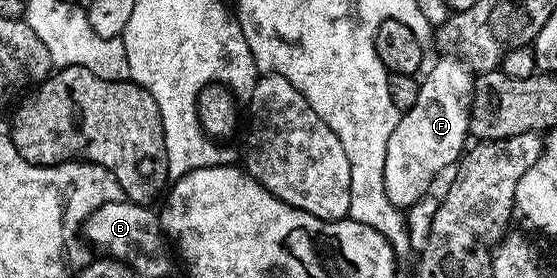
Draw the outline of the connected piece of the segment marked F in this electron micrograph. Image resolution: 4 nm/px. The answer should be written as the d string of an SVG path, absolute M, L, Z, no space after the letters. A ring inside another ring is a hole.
M440 56L437 59L432 67L427 67L428 75L420 82L418 100L414 100L414 108L401 113L394 132L390 132L390 144L386 144L386 196L390 204L401 208L412 206L420 197L429 193L433 189L432 181L447 166L452 168L459 163L465 149L464 141L469 141L470 138L469 103L465 98L472 93L473 71L458 58Z

